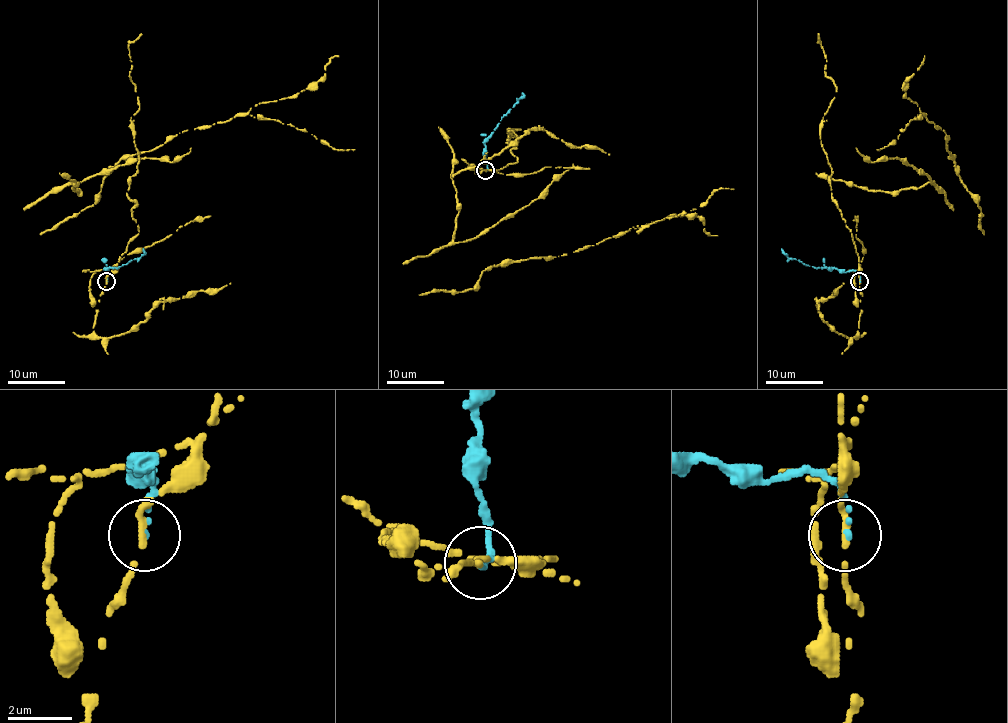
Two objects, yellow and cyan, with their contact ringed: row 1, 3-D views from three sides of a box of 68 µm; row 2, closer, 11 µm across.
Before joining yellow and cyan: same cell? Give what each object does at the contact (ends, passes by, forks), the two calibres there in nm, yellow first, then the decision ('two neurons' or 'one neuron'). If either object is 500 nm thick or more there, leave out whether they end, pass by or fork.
yellow ends; cyan ends; calibres 240 and 140 nm; two neurons

